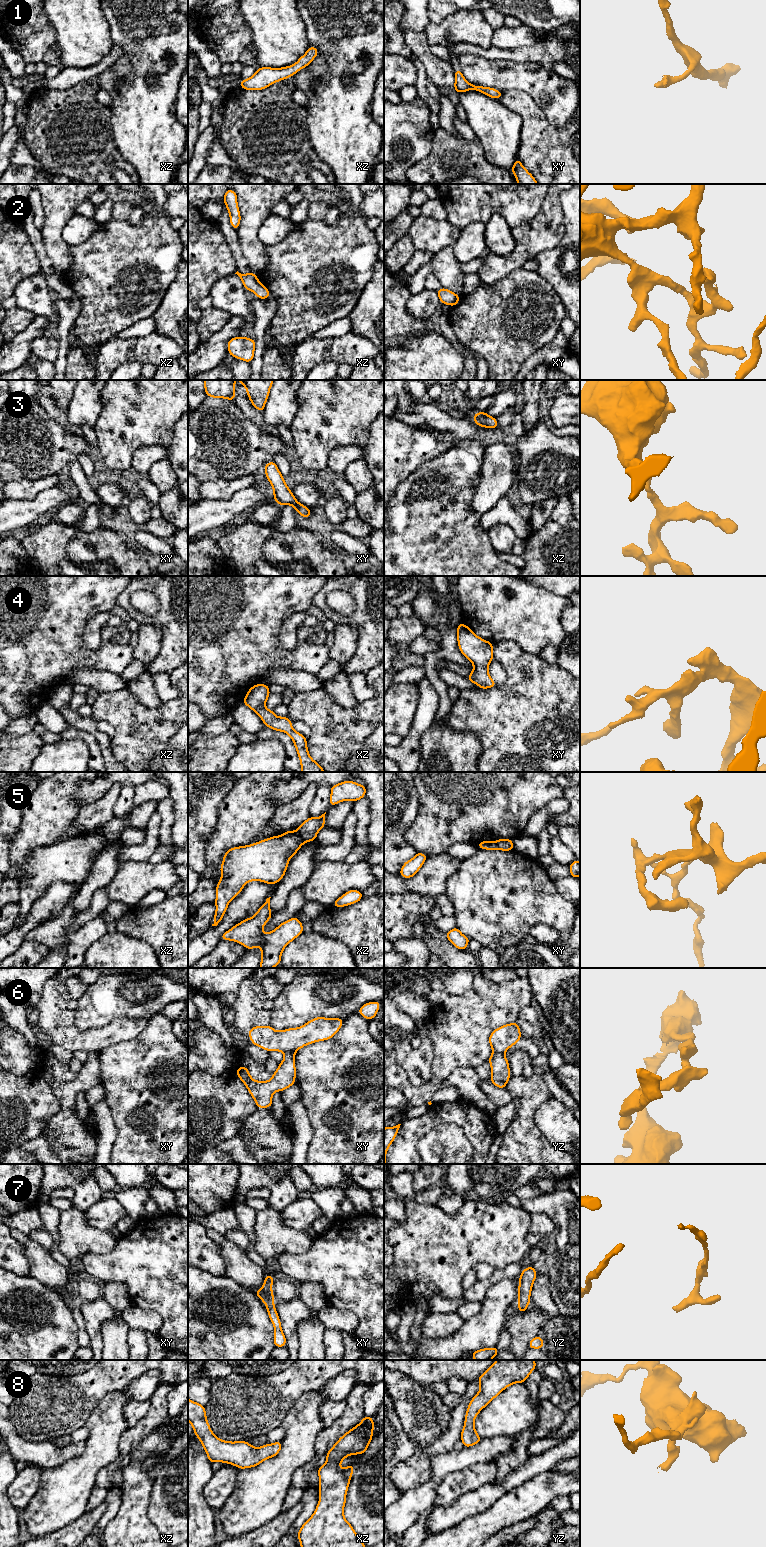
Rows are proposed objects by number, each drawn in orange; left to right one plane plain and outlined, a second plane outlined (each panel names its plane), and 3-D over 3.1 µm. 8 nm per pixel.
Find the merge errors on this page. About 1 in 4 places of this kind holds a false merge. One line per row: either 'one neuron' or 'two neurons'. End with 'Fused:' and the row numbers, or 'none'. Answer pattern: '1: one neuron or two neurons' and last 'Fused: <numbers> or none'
1: one neuron
2: one neuron
3: one neuron
4: one neuron
5: two neurons
6: two neurons
7: one neuron
8: one neuron
Fused: 5, 6

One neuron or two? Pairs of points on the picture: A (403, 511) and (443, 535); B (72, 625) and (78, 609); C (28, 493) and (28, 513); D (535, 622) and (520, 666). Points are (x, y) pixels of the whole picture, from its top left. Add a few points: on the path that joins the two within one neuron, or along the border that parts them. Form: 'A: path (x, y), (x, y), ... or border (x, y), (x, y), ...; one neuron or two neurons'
A: path (413, 513), (430, 530), (433, 530); one neuron
B: path (72, 621), (74, 613); one neuron
C: border (49, 488), (40, 491), (31, 499), (10, 500); two neurons
D: border (505, 639), (512, 640), (523, 650), (537, 655); two neurons

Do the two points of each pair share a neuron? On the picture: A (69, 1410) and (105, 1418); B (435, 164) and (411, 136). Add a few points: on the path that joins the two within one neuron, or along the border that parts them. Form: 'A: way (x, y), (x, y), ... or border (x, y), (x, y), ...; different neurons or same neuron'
A: border (104, 1396), (97, 1403), (84, 1425); different neurons
B: border (433, 132), (430, 152), (408, 169); different neurons

